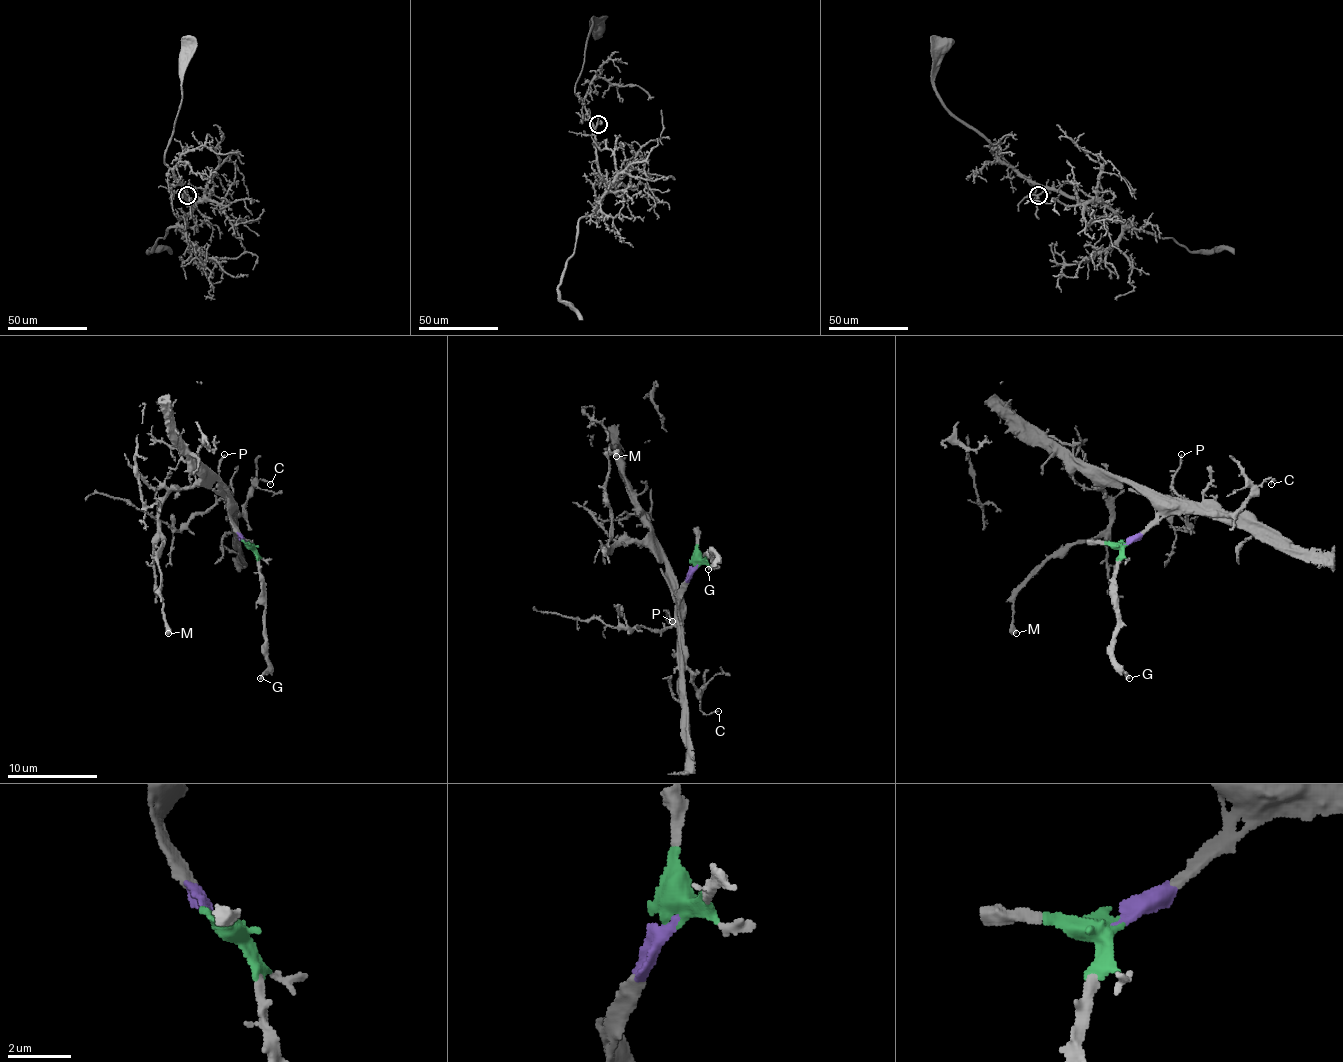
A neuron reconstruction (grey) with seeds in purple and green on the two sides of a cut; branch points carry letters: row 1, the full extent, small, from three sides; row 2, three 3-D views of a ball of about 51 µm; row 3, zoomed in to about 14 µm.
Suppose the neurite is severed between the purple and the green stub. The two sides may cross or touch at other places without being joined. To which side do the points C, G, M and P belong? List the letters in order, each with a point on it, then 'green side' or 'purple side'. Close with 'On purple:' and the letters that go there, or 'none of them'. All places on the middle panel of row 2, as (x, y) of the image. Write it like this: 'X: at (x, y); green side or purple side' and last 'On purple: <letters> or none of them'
C: at (718, 711); purple side
G: at (708, 569); green side
M: at (616, 456); purple side
P: at (672, 621); purple side
On purple: C, M, P

